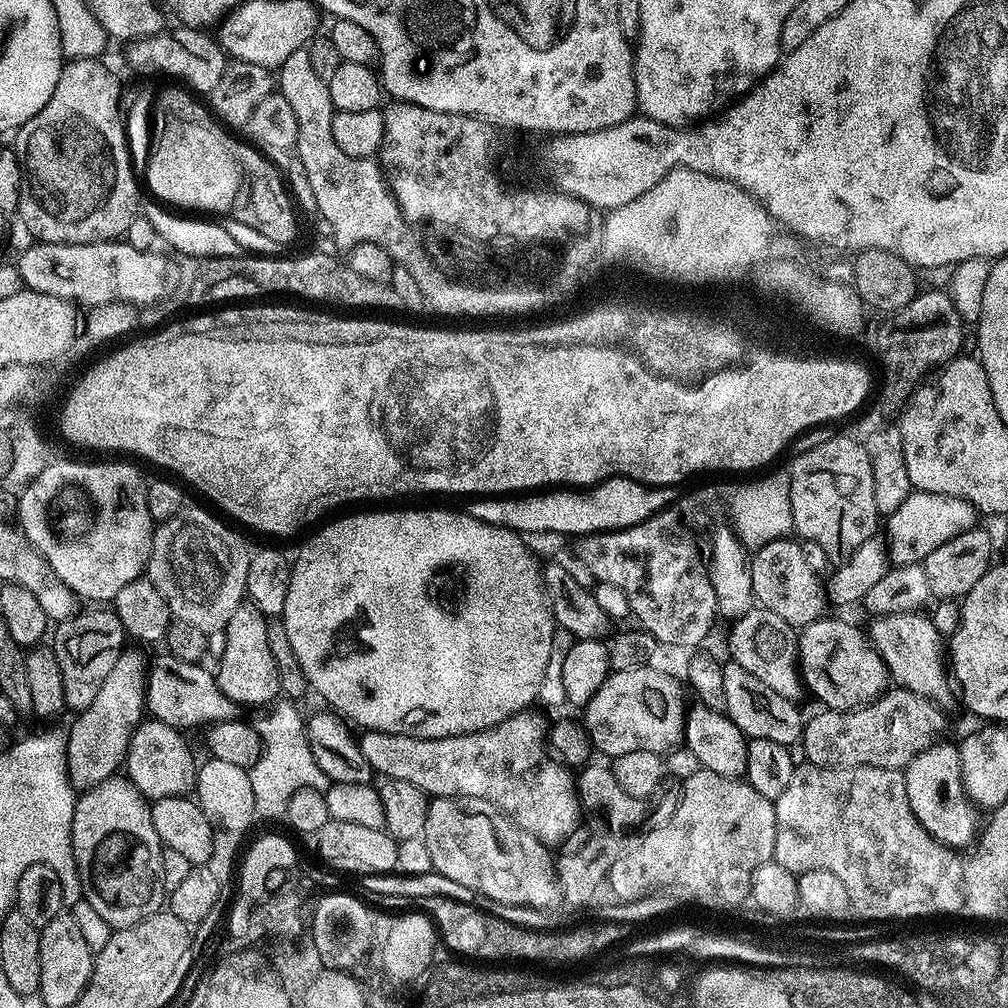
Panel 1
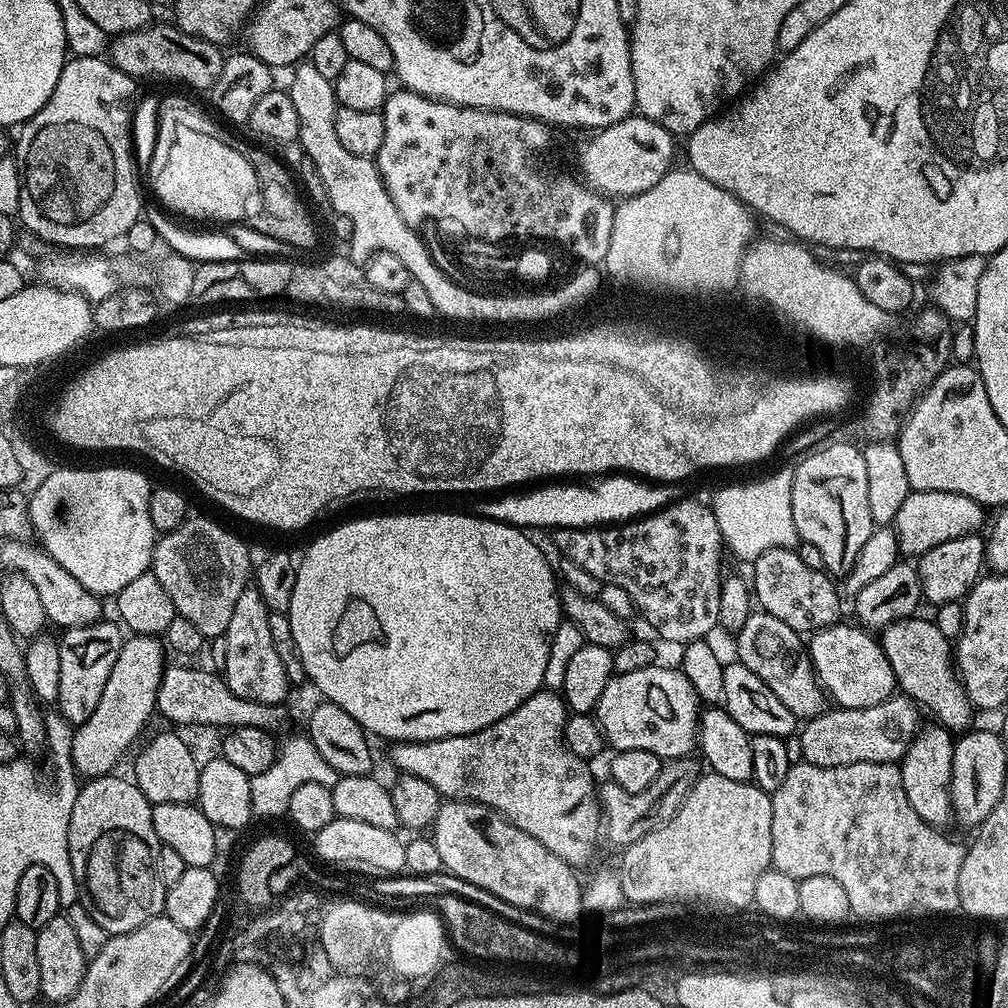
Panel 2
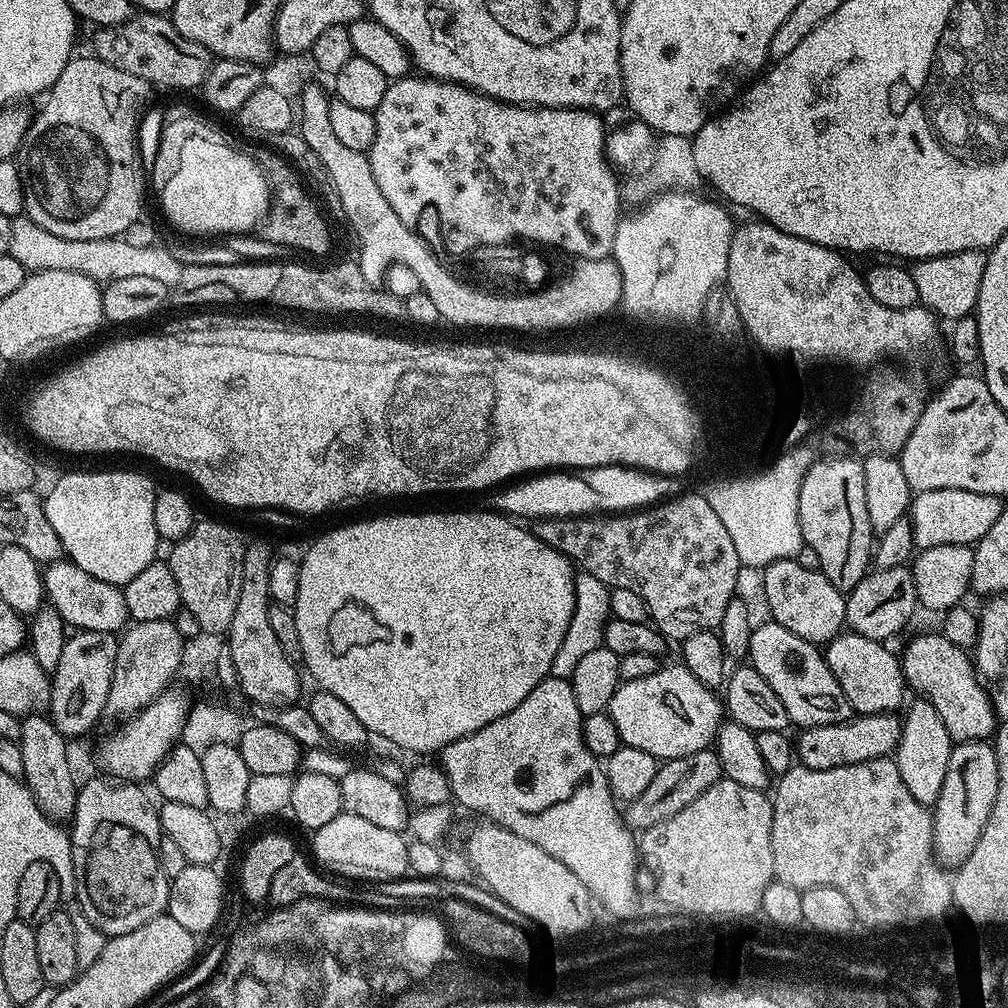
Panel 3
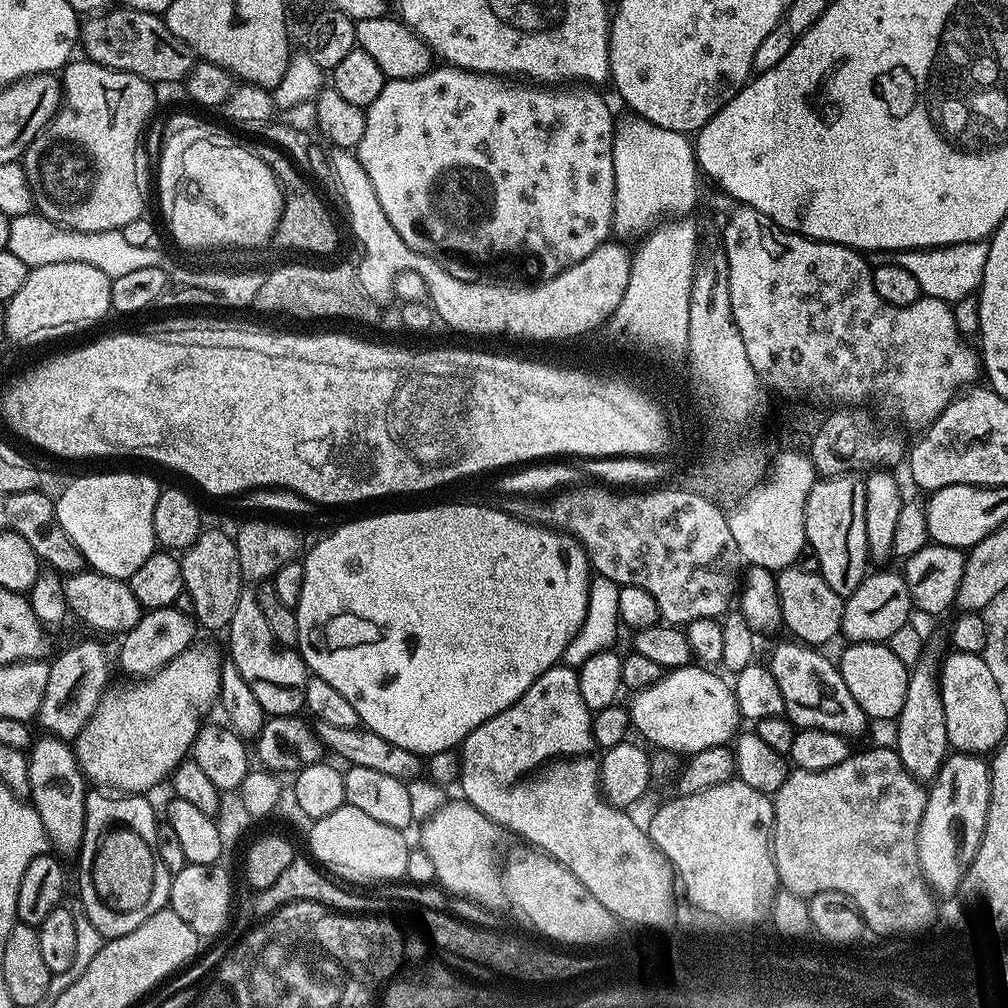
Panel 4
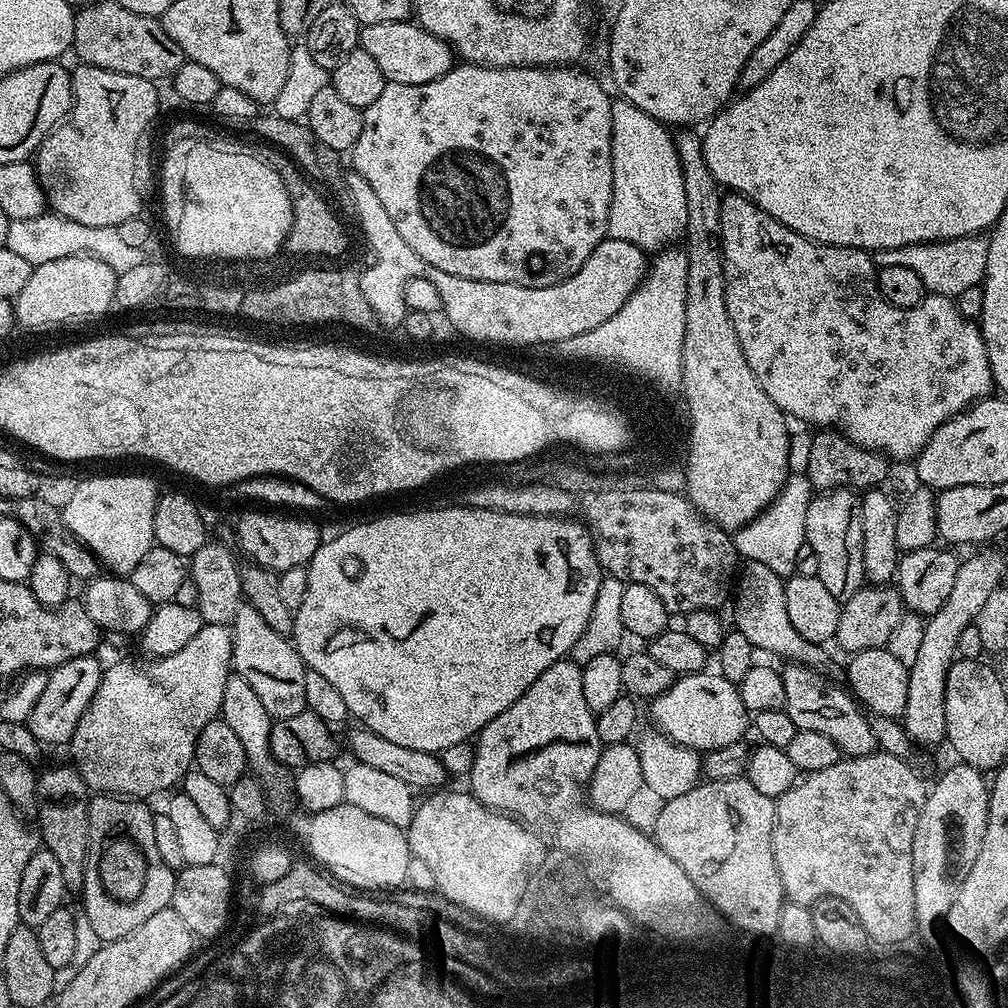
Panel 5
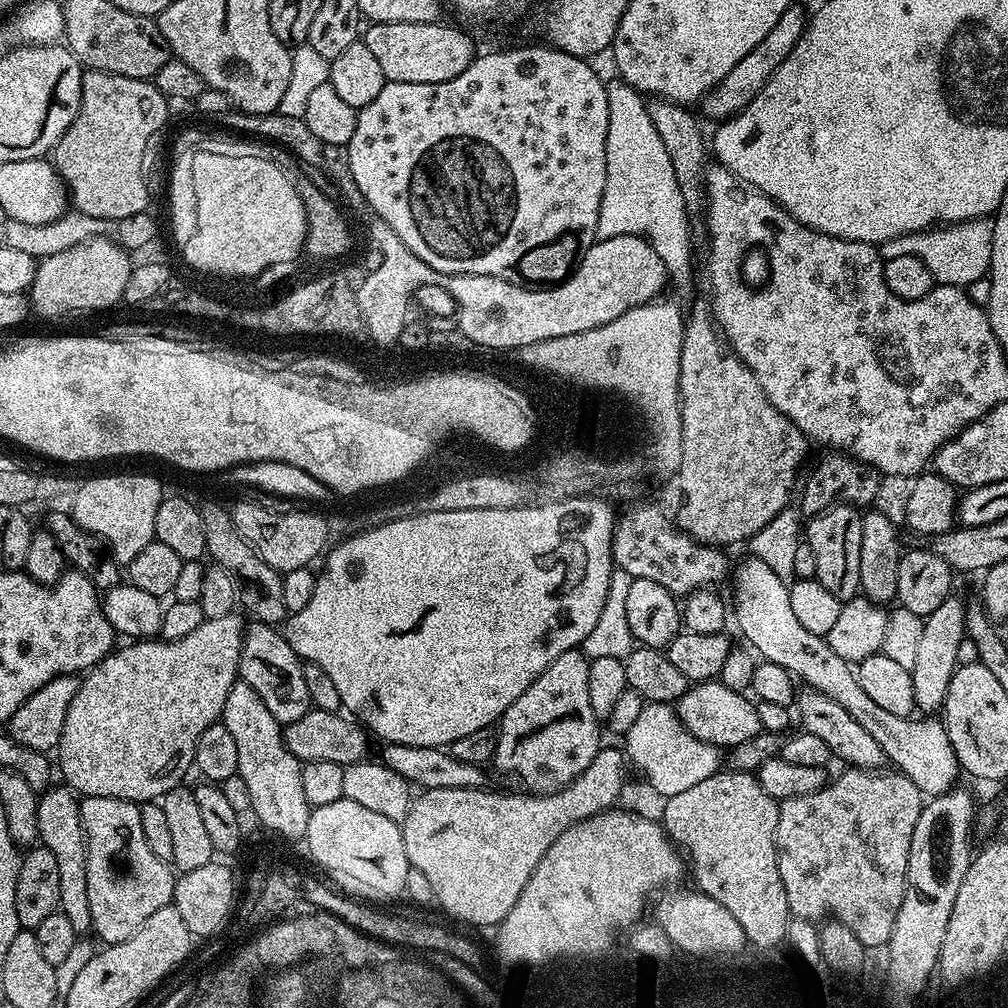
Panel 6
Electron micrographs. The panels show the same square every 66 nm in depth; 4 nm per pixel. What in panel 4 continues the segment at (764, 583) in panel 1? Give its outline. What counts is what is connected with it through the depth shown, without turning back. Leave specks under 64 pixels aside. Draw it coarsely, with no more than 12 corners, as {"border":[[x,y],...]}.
{"border":[[777,571],[783,627],[799,643],[841,635],[845,597],[819,572]]}

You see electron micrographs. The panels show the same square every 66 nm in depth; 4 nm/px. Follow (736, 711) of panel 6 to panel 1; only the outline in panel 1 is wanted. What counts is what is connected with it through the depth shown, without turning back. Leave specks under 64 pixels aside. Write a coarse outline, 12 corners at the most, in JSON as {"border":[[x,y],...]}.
{"border":[[656,666],[609,671],[582,727],[607,758],[668,754],[686,706]]}

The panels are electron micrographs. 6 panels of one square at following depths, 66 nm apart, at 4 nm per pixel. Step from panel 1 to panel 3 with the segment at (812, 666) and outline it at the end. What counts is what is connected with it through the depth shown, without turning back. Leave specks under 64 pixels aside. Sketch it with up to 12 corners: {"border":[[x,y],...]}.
{"border":[[845,630],[828,665],[853,713],[895,713],[904,669],[887,643]]}

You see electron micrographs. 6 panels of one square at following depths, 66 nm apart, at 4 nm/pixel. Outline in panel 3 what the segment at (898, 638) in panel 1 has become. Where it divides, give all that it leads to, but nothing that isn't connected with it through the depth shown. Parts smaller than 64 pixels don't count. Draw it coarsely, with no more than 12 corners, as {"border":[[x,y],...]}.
{"border":[[924,632],[900,656],[905,685],[953,742],[988,740],[993,697],[965,649]]}

